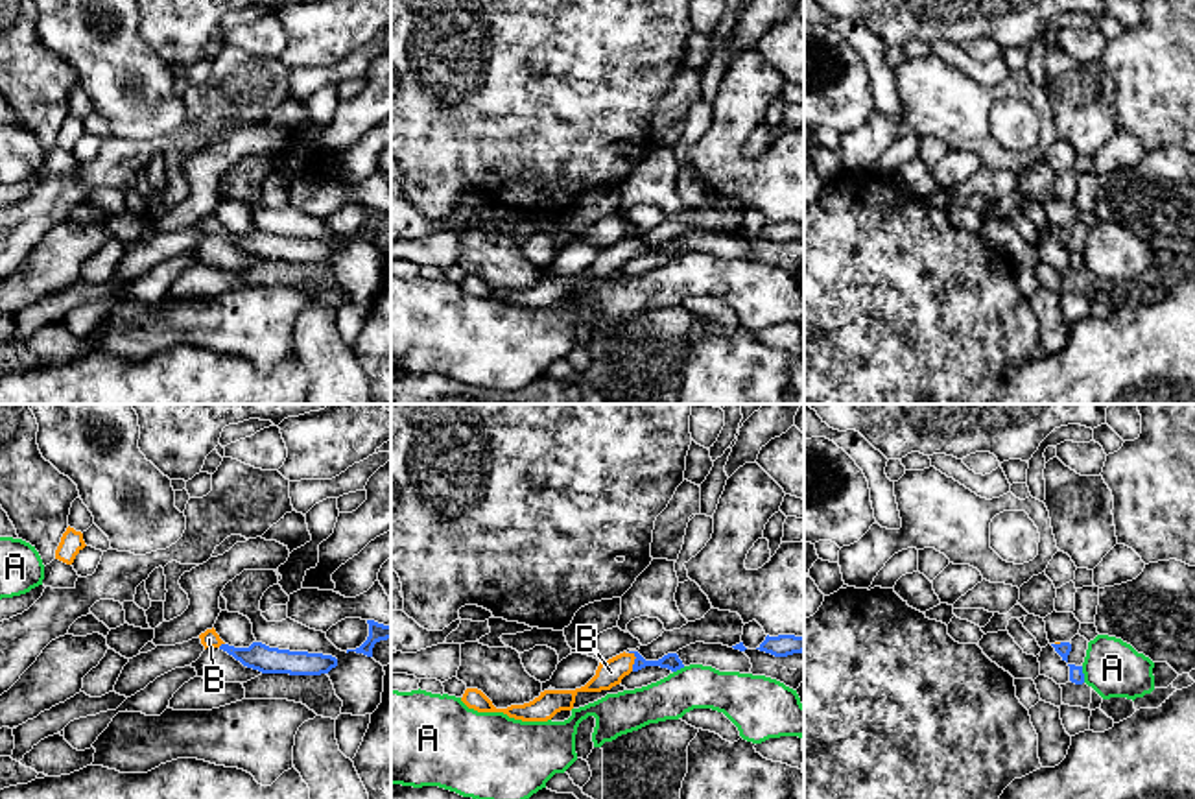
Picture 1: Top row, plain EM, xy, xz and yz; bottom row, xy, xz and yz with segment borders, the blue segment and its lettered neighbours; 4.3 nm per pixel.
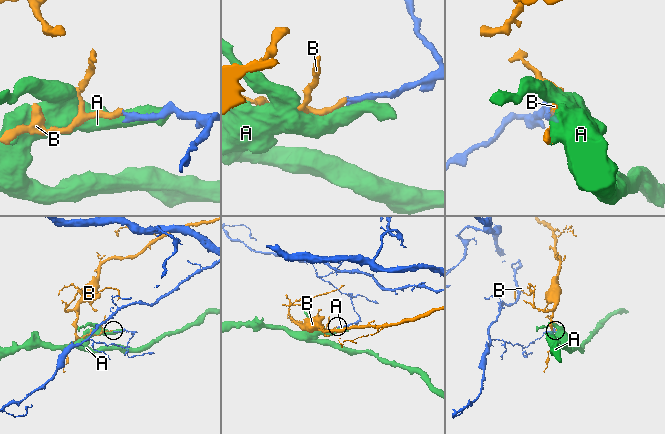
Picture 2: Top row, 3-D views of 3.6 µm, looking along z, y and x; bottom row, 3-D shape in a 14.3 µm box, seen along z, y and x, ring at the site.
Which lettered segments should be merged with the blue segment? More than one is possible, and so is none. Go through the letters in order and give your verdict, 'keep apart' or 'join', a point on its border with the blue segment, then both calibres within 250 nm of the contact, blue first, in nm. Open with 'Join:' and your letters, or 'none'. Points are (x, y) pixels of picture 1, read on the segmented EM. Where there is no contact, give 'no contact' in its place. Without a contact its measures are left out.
Join: none
A: keep apart | yz (1083, 674) | 60/240 nm
B: keep apart | xz (635, 661) | 70/120 nm

